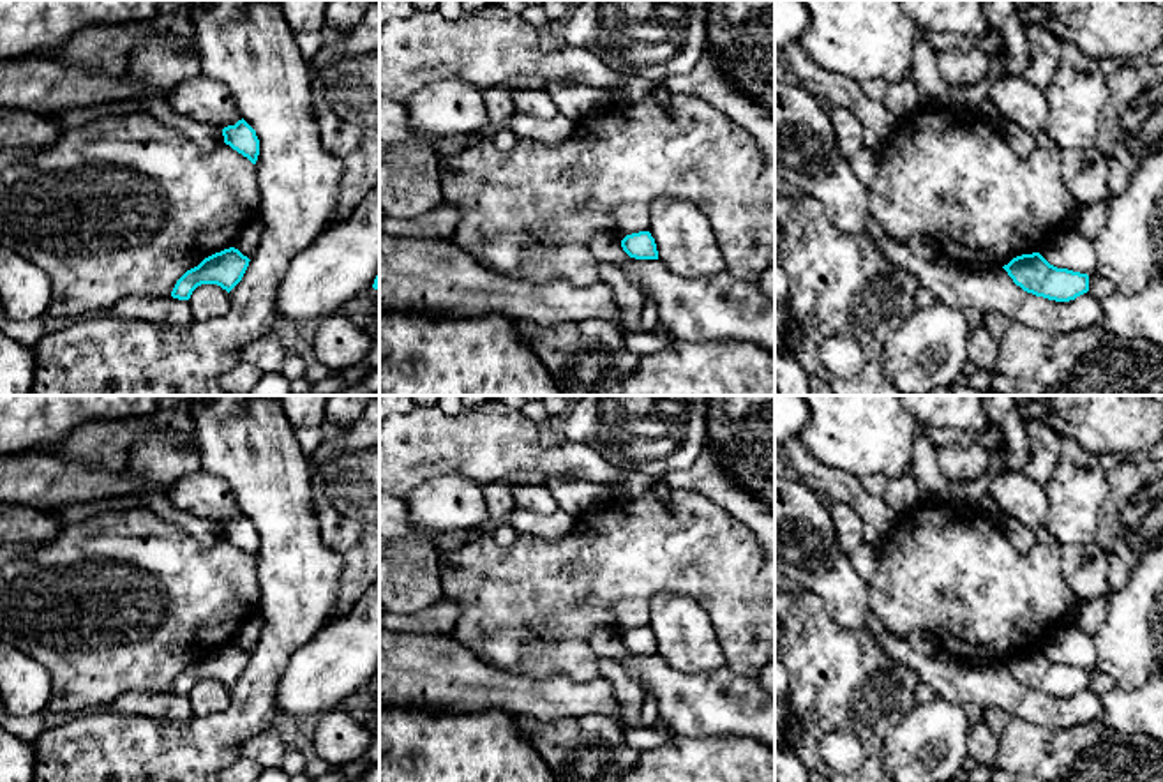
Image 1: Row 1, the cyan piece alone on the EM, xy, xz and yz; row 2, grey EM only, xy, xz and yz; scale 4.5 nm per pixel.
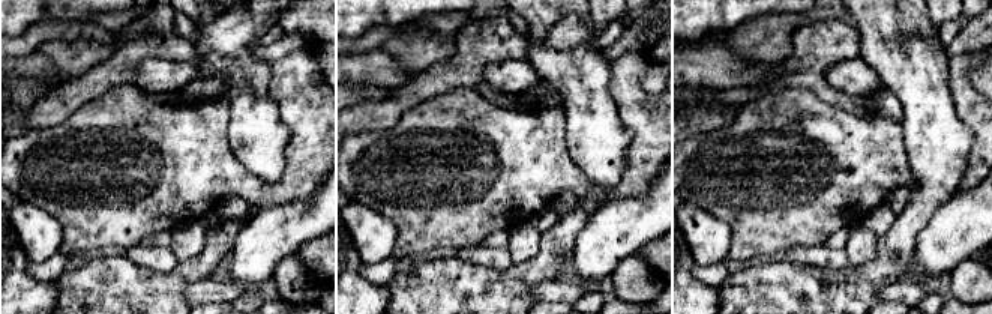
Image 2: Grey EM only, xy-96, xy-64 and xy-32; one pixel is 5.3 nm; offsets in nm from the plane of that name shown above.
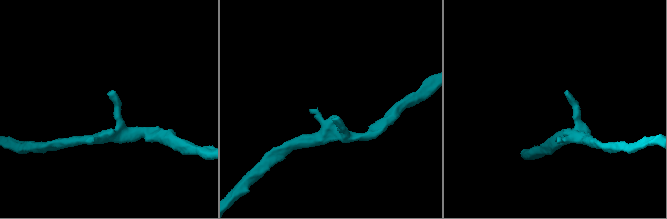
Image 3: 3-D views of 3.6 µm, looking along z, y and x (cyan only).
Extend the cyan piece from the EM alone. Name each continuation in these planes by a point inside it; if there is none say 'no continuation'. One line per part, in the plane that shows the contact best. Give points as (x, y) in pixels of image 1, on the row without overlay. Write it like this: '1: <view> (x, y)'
no continuation

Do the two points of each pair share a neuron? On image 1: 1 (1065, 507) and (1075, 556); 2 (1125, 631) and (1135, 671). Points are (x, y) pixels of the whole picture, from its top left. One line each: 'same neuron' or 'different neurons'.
1: different neurons
2: same neuron

